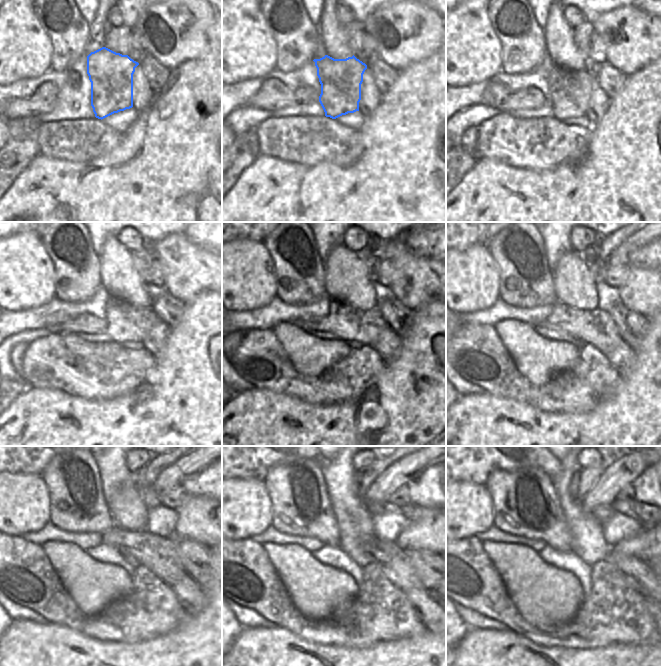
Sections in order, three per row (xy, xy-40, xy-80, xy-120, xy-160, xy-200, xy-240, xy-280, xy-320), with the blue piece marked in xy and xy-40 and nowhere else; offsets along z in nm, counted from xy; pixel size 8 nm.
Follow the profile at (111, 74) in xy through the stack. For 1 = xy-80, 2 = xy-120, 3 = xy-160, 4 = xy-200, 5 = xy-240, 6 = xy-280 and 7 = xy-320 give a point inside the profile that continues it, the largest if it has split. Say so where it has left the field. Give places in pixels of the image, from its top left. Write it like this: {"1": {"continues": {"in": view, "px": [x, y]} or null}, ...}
{"1": {"continues": {"in": "xy-80", "px": [569, 91]}}, "2": {"continues": {"in": "xy-120", "px": [123, 321]}}, "3": {"continues": {"in": "xy-160", "px": [349, 324]}}, "4": {"continues": {"in": "xy-200", "px": [596, 327]}}, "5": {"continues": {"in": "xy-240", "px": [158, 554]}}, "6": {"continues": {"in": "xy-280", "px": [396, 565]}}, "7": {"continues": {"in": "xy-320", "px": [641, 576]}}}

